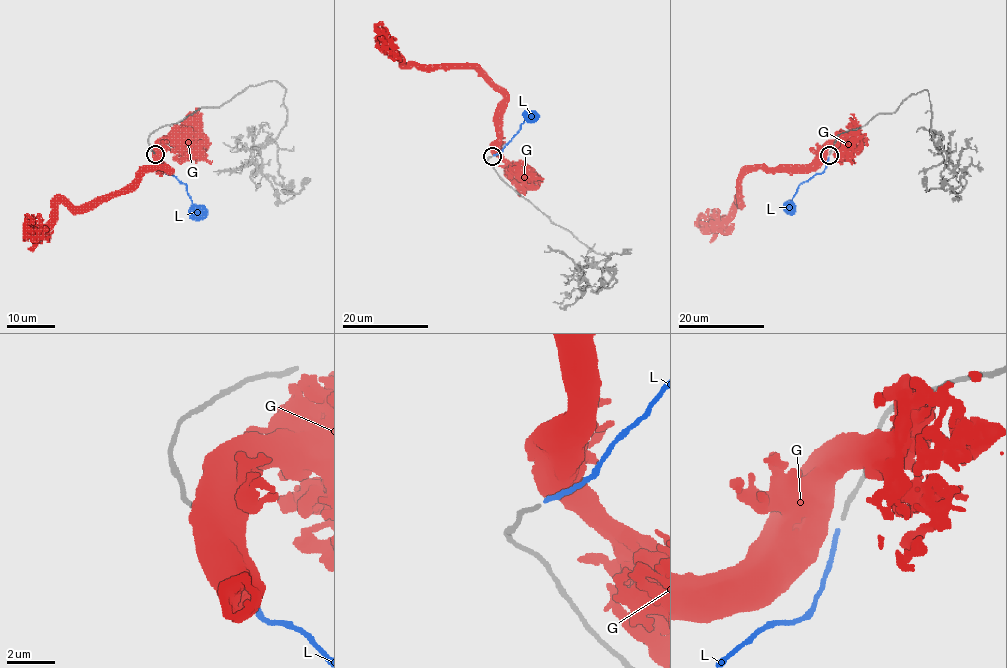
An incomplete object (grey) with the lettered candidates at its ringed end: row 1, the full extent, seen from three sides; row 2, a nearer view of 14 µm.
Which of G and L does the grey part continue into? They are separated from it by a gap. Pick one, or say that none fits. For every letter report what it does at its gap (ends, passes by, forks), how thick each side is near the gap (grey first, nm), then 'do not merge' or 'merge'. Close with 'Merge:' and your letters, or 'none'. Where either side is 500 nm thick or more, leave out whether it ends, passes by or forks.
G: calibres 180 and 750 nm; do not merge
L: it ends; calibres 180 and 160 nm; merge
Merge: L

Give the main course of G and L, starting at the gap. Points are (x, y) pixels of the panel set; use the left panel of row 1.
G: (156, 152), (168, 168), (145, 170), (125, 189), (79, 206), (59, 204), (41, 229), (26, 230), (34, 233)
L: (156, 156), (162, 168), (187, 188), (192, 202), (206, 215)

